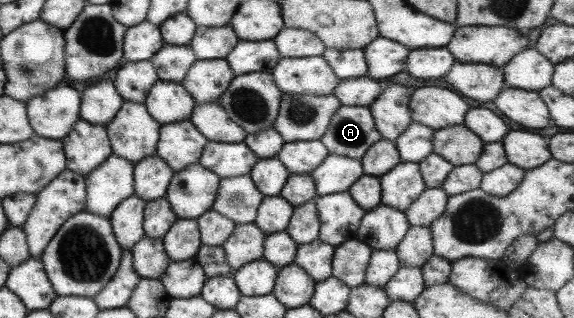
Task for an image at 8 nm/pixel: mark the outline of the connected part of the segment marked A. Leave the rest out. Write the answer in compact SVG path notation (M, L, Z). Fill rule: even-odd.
M340 105L319 141L329 154L360 160L366 149L380 139L369 107Z

